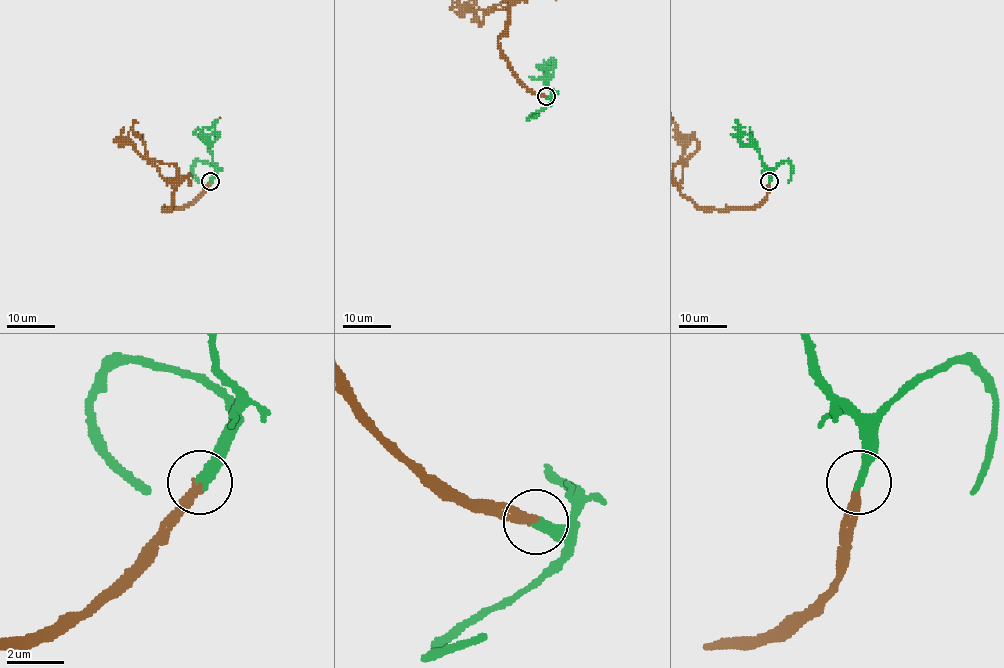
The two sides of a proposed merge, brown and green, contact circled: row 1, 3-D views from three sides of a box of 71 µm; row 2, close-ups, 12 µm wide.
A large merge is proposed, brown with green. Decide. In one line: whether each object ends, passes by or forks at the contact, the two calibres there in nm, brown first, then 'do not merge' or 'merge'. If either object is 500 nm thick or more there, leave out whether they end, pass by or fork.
brown ends; green ends; calibres 280 and 320 nm; merge

